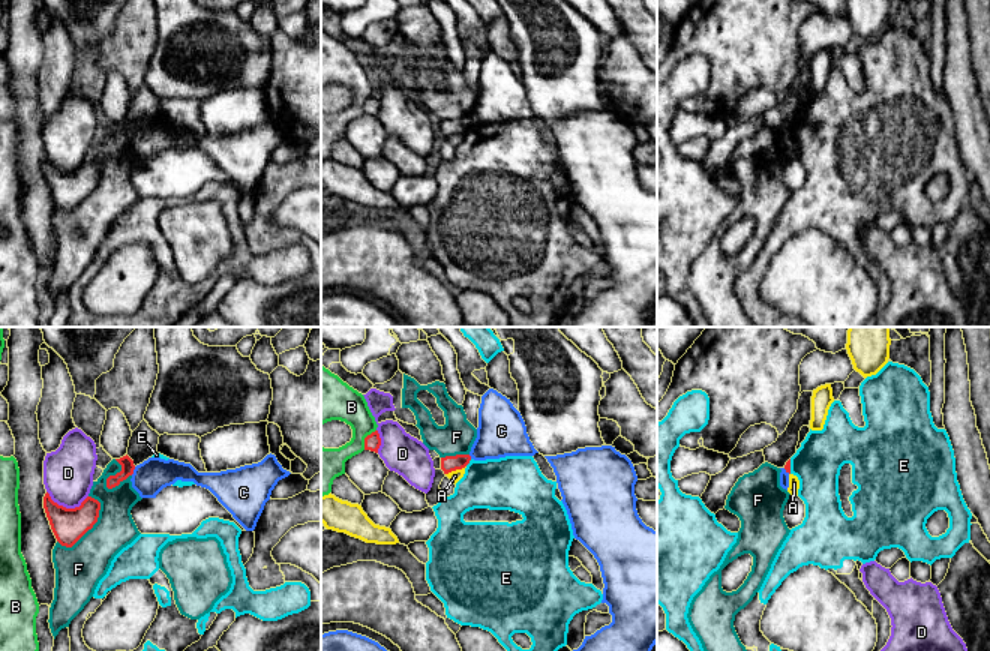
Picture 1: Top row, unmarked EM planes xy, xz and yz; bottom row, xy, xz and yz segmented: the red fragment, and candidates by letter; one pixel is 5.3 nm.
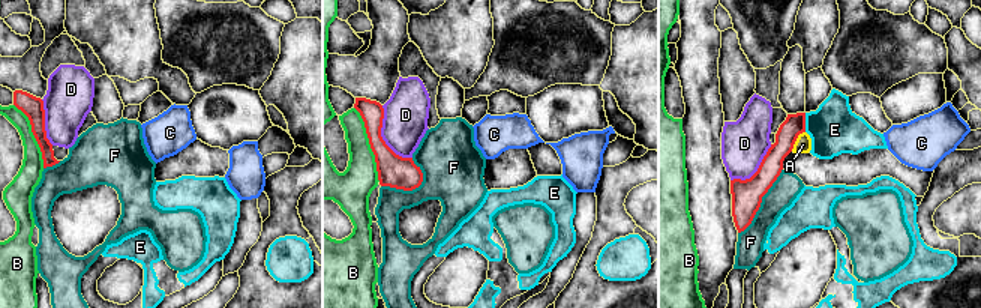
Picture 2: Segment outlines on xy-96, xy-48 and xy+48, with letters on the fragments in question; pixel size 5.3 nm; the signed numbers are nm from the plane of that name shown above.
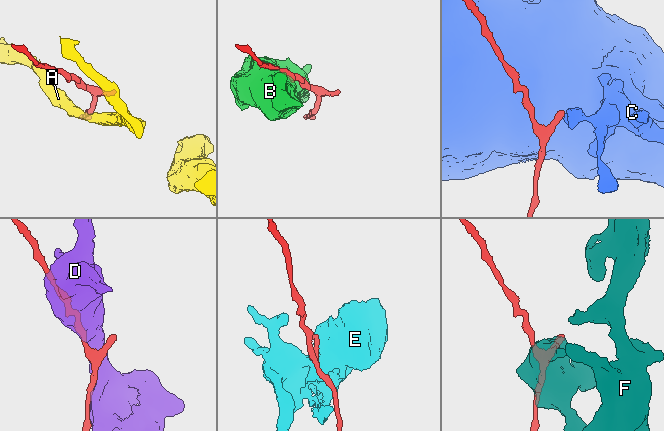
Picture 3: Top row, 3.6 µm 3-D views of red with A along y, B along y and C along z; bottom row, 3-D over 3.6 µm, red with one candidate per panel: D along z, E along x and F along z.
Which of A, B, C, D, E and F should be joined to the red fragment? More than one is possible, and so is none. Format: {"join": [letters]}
{"join": []}

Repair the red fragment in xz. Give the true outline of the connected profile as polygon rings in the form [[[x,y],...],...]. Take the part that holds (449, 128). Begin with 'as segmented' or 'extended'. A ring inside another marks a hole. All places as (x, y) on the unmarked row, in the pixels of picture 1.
as segmented; [[[456,118],[456,120],[446,120],[441,122],[441,134],[444,138],[448,138],[456,134],[465,132],[471,124],[470,118]]]

